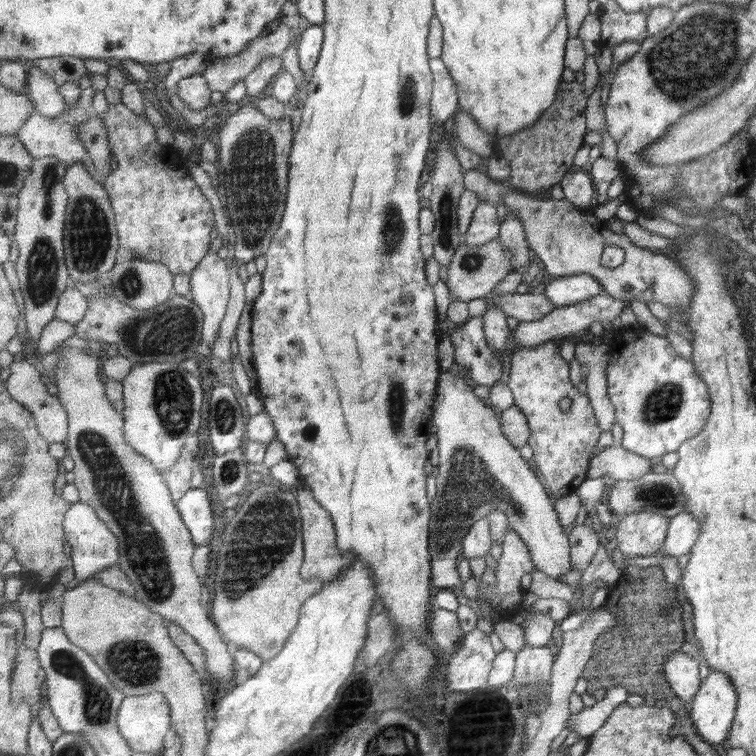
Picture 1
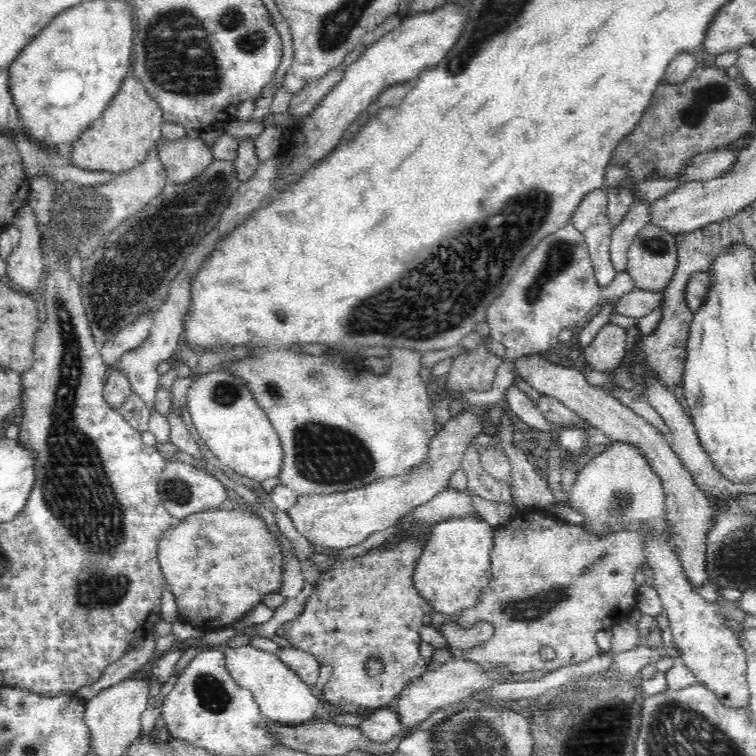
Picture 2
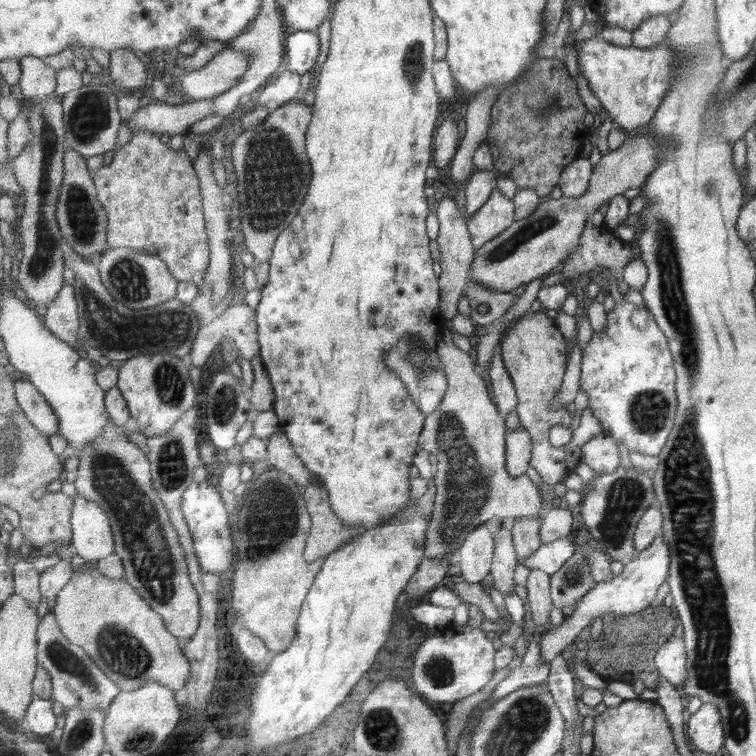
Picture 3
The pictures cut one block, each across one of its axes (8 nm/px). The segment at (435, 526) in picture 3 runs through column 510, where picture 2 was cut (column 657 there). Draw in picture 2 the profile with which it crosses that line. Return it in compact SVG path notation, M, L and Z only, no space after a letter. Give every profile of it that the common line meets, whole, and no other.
M613 440L577 473L577 479L568 491L568 500L574 510L587 518L583 526L594 533L607 533L626 529L625 526L632 521L658 522L662 519L665 514L666 500L663 488L660 475L652 469L650 459L642 453L642 449L636 443Z

